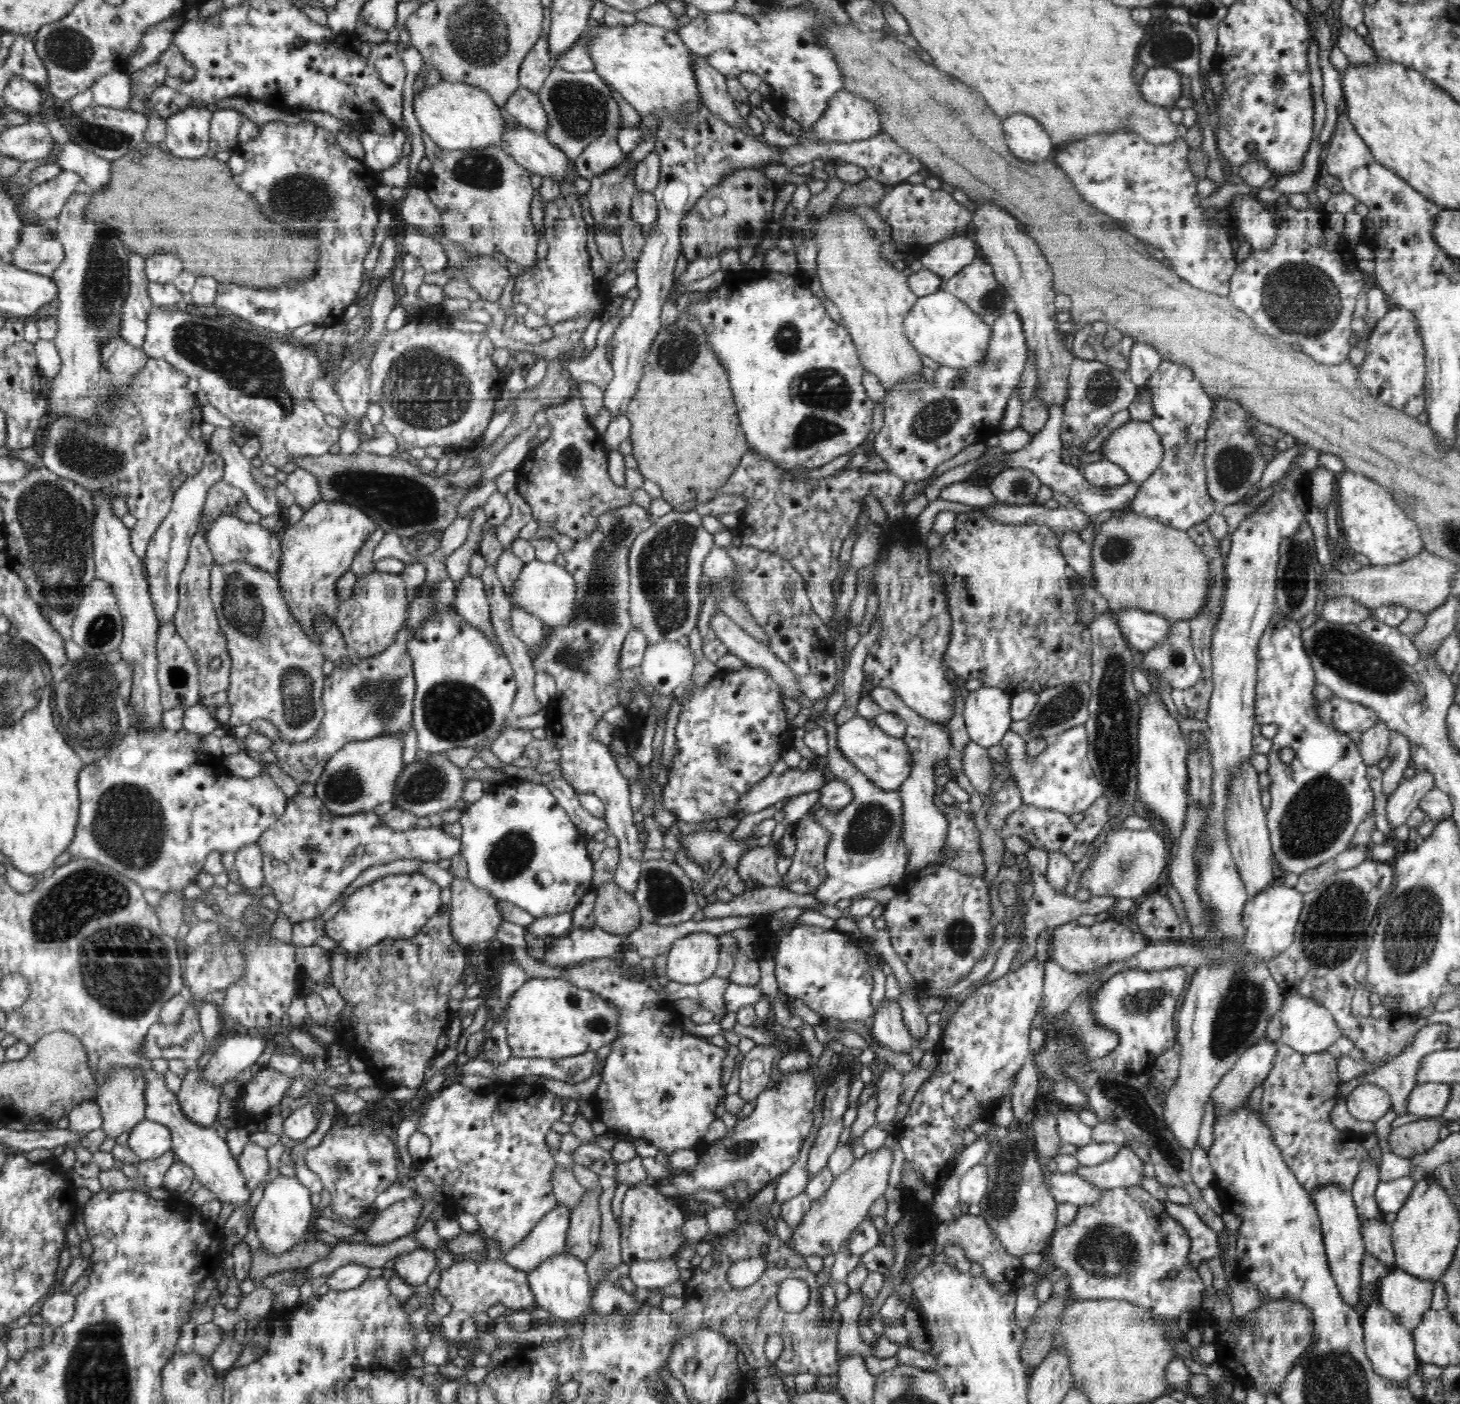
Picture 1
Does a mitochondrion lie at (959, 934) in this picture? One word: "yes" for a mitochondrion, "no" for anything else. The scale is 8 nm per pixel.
yes

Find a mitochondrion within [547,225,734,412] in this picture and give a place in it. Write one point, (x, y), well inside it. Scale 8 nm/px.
(678, 351)

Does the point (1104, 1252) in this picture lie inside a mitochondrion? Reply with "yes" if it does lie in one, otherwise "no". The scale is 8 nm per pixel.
yes

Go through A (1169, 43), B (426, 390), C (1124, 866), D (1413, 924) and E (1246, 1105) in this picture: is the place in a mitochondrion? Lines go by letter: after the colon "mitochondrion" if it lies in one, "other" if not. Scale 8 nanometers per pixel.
A: mitochondrion
B: mitochondrion
C: mitochondrion
D: mitochondrion
E: other

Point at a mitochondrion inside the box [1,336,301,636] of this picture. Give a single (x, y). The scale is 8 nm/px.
(55, 523)

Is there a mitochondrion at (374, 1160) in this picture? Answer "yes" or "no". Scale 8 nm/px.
yes

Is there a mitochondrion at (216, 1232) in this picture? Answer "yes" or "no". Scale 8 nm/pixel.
no

